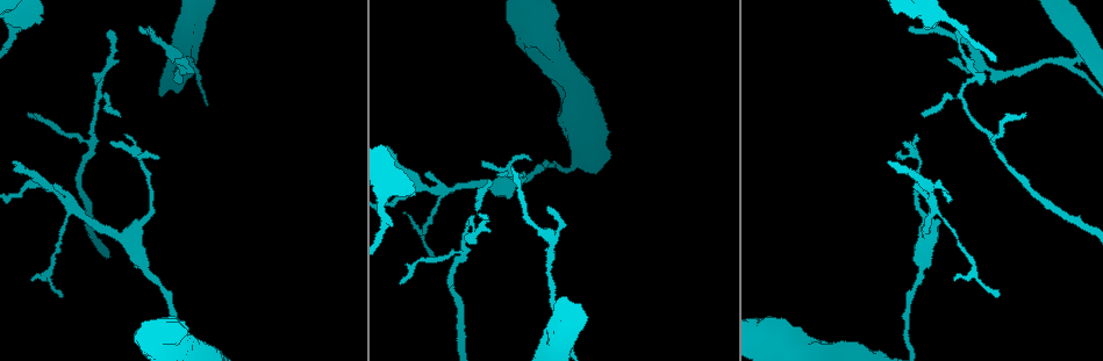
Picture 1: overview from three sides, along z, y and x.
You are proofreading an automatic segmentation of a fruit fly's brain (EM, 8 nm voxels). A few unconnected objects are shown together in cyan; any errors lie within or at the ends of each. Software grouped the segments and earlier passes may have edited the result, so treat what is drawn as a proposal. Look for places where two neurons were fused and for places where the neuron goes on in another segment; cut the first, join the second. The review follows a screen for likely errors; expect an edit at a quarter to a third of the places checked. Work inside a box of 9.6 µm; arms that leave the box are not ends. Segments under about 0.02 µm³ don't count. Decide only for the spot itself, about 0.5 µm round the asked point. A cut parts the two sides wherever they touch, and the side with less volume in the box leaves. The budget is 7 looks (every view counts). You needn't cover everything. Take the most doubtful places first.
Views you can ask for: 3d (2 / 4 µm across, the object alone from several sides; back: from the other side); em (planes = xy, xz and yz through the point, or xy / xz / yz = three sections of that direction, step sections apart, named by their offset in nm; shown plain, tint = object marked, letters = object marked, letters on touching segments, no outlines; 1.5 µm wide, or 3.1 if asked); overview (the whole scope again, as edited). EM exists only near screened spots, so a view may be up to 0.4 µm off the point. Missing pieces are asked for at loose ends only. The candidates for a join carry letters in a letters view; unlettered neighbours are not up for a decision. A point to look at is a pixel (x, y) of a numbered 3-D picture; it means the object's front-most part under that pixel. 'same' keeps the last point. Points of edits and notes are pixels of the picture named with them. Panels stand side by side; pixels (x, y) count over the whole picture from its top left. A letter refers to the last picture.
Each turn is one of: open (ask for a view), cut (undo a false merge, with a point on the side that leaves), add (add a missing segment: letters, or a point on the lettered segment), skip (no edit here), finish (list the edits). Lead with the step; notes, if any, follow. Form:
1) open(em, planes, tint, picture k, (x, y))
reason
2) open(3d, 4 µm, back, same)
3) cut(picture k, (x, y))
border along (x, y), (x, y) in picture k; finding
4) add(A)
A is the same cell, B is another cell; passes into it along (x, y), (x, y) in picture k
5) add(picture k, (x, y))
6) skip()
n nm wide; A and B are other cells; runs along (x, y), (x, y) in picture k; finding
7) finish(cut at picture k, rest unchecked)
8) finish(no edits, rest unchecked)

open(em, planes, letters, picture 1, (186, 52))
small branch off a trunk

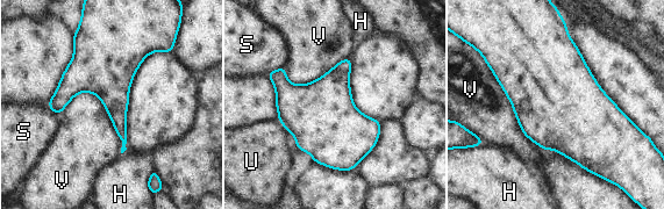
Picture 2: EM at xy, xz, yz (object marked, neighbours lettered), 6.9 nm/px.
skip()
480 nm wide; H, S, U and V are other cells; border along (58, 113), (93, 93), (121, 152) in picture 2; all the same neuron

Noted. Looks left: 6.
open(em, yz, step 8, letters, picture 1, (61, 295))
thin end

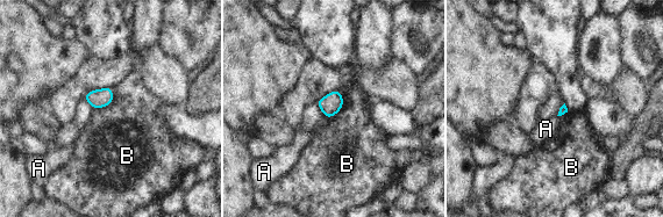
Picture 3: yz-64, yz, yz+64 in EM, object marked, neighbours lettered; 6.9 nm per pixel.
open(em, planes, letters, same)

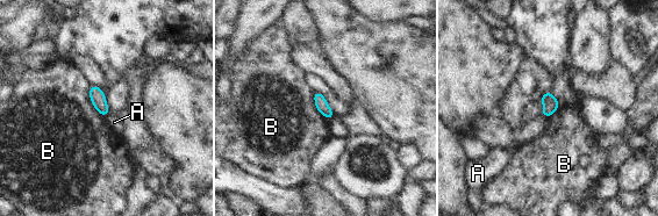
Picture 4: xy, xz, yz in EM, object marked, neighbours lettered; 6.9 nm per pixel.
skip()
B touches over 240 nm; A and B are other cells; border along (91, 85), (90, 100), (105, 116) in picture 4; no lettered segment goes on from it

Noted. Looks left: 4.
open(3d, 4 µm, picture 1, (929, 182))
three arms meet

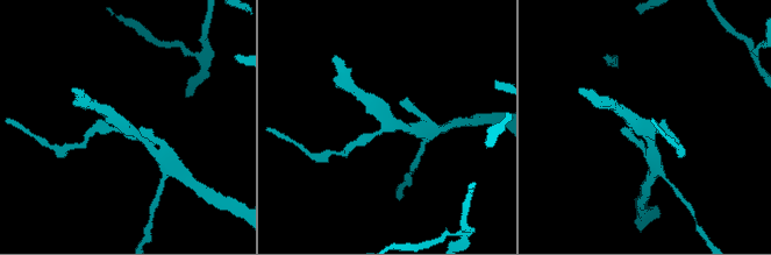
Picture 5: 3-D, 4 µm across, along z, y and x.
open(em, yz, step 4, tint, picture 5, (648, 128))
3 arms; shape alone is not enough

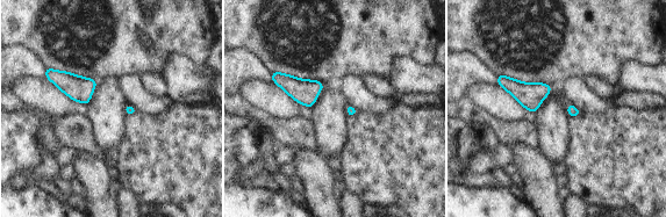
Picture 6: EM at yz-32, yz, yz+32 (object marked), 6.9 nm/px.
open(em, planes, letters, same)

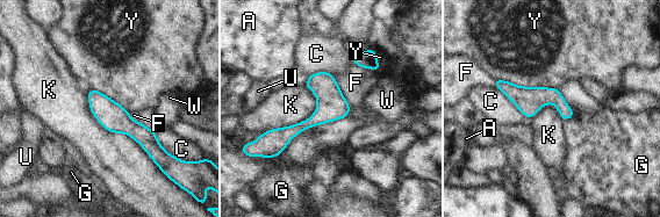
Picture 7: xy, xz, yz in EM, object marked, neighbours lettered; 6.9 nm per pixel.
skip()
A, C, F, G, K, U, W and Y are other cells; runs along (91, 93), (163, 154) in picture 7; continuous, no second neuron

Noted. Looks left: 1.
finish(no edits, rest unchecked)

